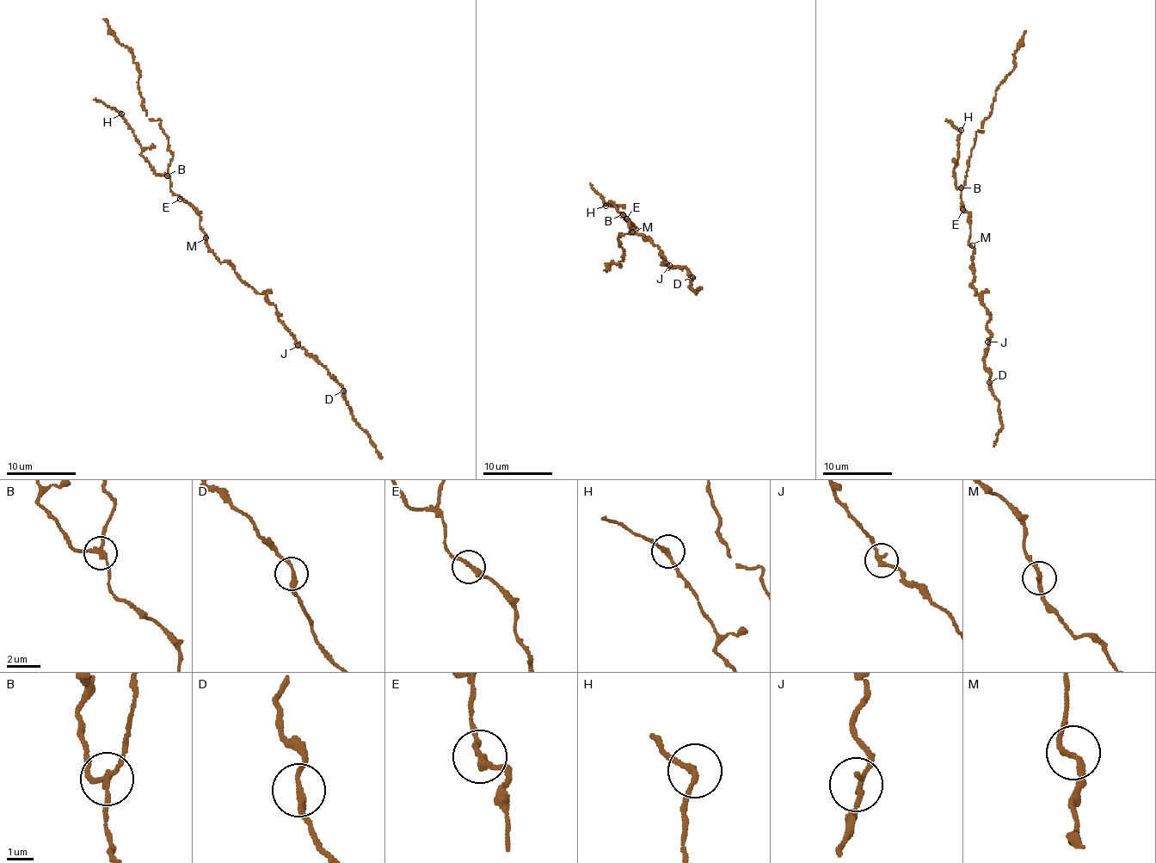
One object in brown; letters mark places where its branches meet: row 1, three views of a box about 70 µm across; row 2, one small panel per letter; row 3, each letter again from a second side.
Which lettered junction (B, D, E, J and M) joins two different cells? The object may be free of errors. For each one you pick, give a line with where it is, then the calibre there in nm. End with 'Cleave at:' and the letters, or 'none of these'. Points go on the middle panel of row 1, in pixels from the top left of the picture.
B: (623, 214) | 180 nm
Cleave at: B

